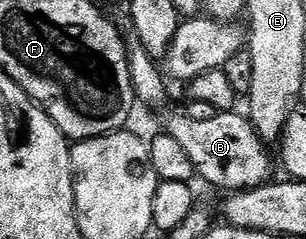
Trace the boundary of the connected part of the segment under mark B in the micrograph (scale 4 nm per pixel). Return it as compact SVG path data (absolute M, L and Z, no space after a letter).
M186 112L171 114L165 132L181 143L193 160L196 175L223 192L252 190L272 181L271 154L268 143L259 138L247 116L239 112L216 112L213 120L189 120Z

